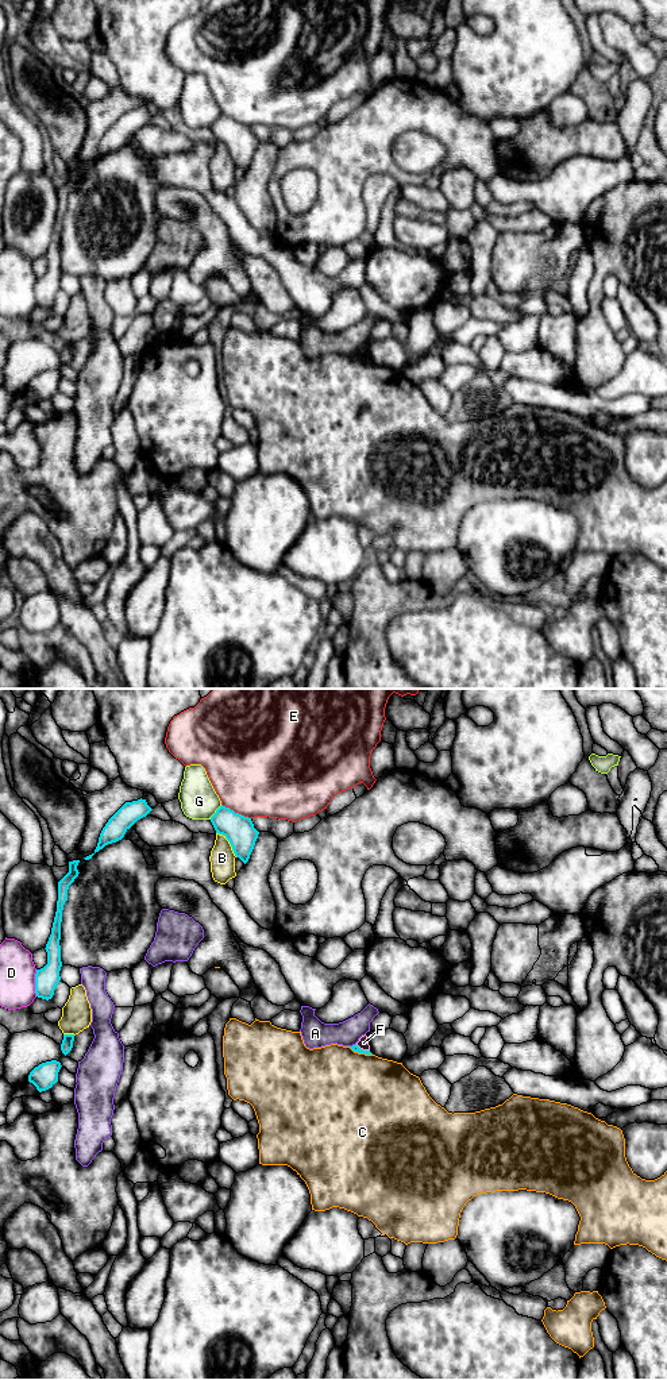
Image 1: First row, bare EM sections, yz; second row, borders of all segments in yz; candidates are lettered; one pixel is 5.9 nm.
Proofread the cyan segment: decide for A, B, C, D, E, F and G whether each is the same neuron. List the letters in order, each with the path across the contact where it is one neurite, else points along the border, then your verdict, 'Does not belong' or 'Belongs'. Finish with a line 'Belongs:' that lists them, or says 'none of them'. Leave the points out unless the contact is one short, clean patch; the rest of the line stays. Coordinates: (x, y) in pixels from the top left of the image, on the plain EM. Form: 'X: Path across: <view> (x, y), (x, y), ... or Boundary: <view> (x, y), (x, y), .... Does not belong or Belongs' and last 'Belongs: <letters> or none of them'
A: Boundary: yz (355, 351), (350, 355). Does not belong
B: Does not belong
C: Does not belong
D: Does not belong
E: Does not belong
F: Boundary: yz (355, 353), (369, 359). Does not belong
G: Does not belong
Belongs: none of them

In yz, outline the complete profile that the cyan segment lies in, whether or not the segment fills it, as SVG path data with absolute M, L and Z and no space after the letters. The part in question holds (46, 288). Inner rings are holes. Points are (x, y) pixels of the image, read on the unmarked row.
M80 169L69 170L69 181L58 190L58 209L57 209L57 220L51 236L51 243L46 253L47 261L47 273L36 278L35 282L35 302L42 308L51 308L54 304L54 298L61 289L59 280L62 275L61 270L61 231L62 231L62 219L63 213L68 209L68 198L69 194L78 185L78 174Z

